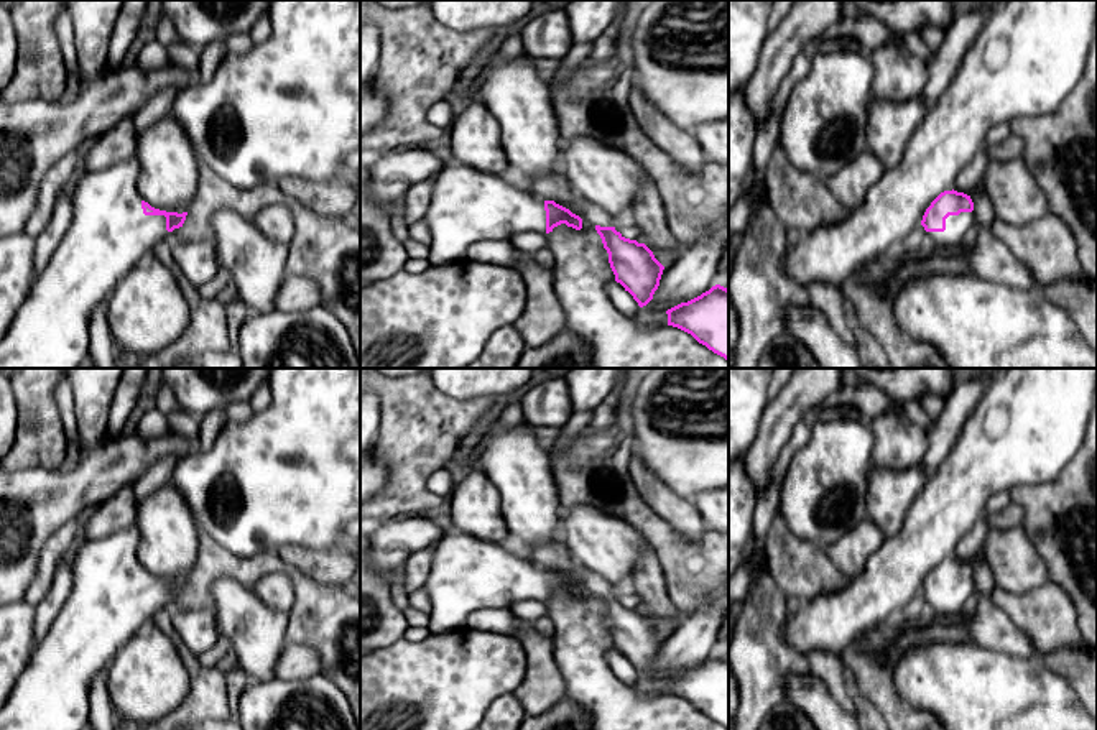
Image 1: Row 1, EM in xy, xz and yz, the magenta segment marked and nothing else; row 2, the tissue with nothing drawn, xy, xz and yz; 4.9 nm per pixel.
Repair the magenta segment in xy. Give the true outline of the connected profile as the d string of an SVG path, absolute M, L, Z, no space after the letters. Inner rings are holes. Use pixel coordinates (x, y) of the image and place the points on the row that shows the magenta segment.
M137 155L102 171L81 173L71 187L72 220L0 339L0 368L79 368L89 357L89 319L97 304L153 248L183 227L187 212L151 207L138 192Z

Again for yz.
M952 189L941 192L931 202L921 225L926 230L928 242L939 247L954 247L960 243L975 219L970 196Z

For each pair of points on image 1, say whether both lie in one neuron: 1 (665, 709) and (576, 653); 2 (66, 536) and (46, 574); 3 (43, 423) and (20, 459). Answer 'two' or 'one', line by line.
1: one
2: one
3: one

